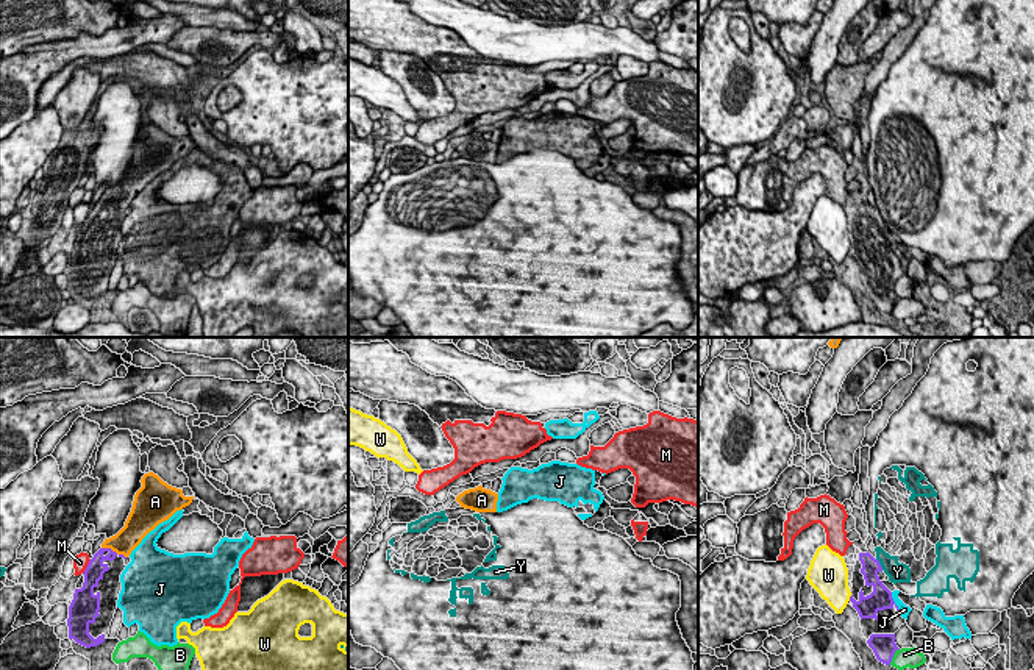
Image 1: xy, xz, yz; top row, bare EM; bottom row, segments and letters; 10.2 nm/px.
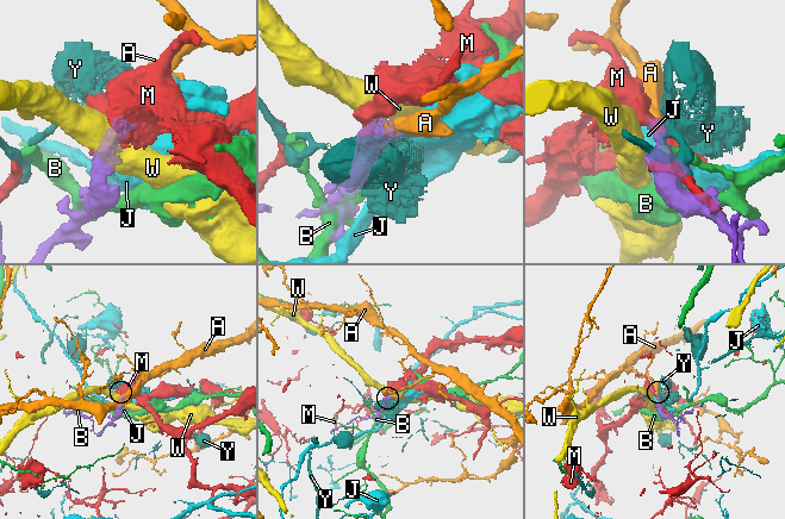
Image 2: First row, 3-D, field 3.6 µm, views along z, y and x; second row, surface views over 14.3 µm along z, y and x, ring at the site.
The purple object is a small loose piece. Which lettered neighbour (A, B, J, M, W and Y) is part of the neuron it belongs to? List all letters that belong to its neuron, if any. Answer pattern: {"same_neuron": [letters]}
{"same_neuron": ["A"]}

